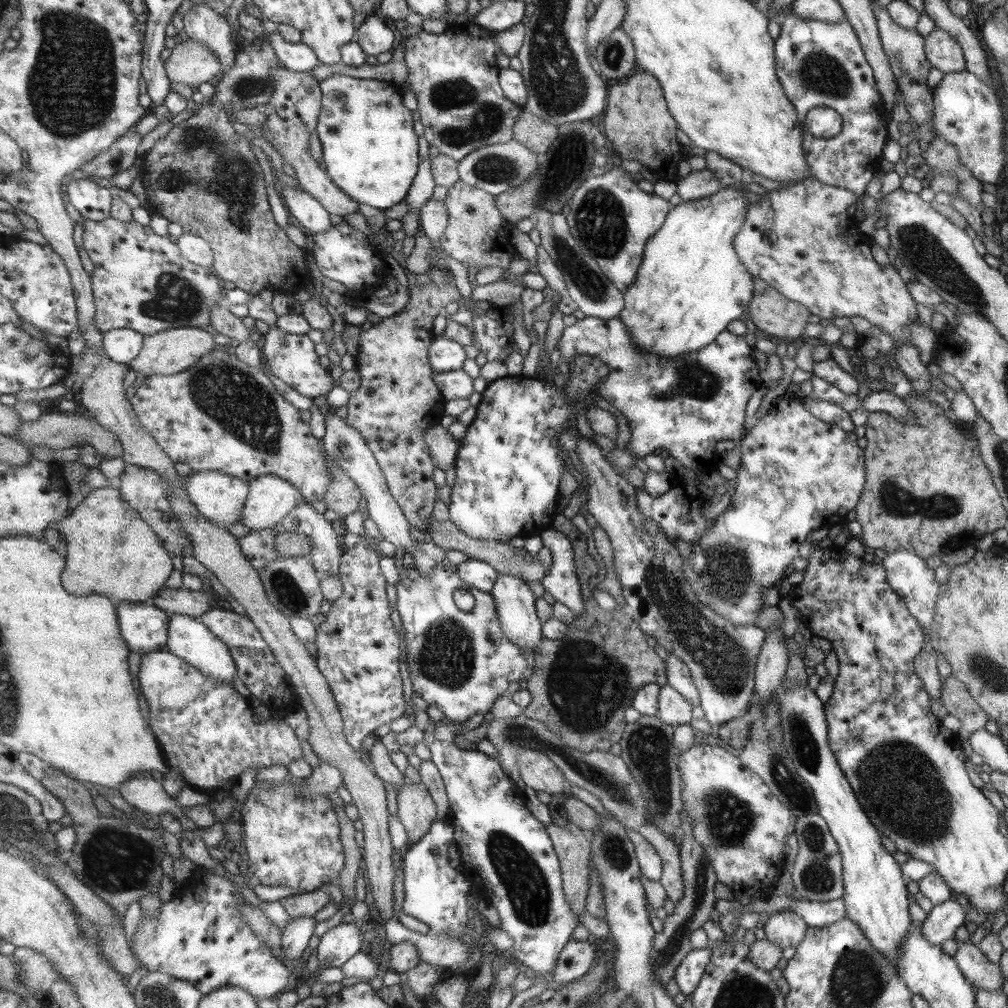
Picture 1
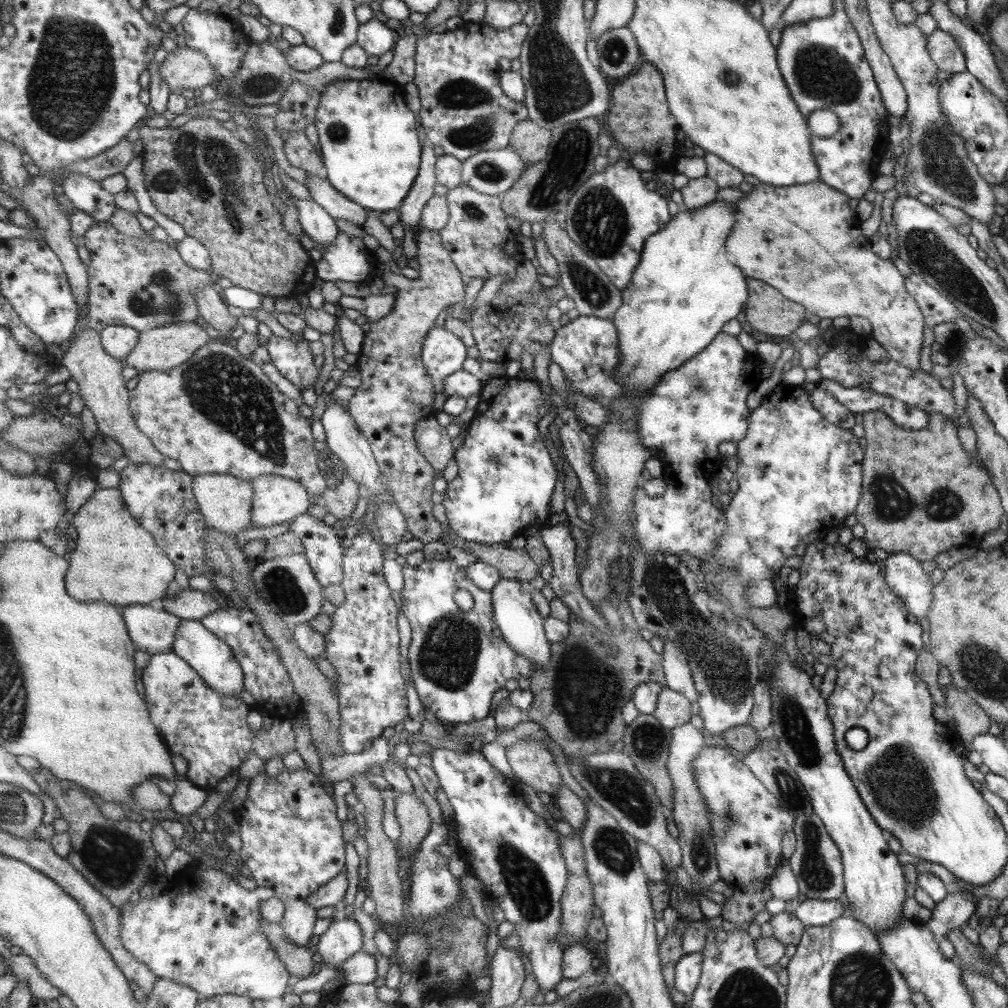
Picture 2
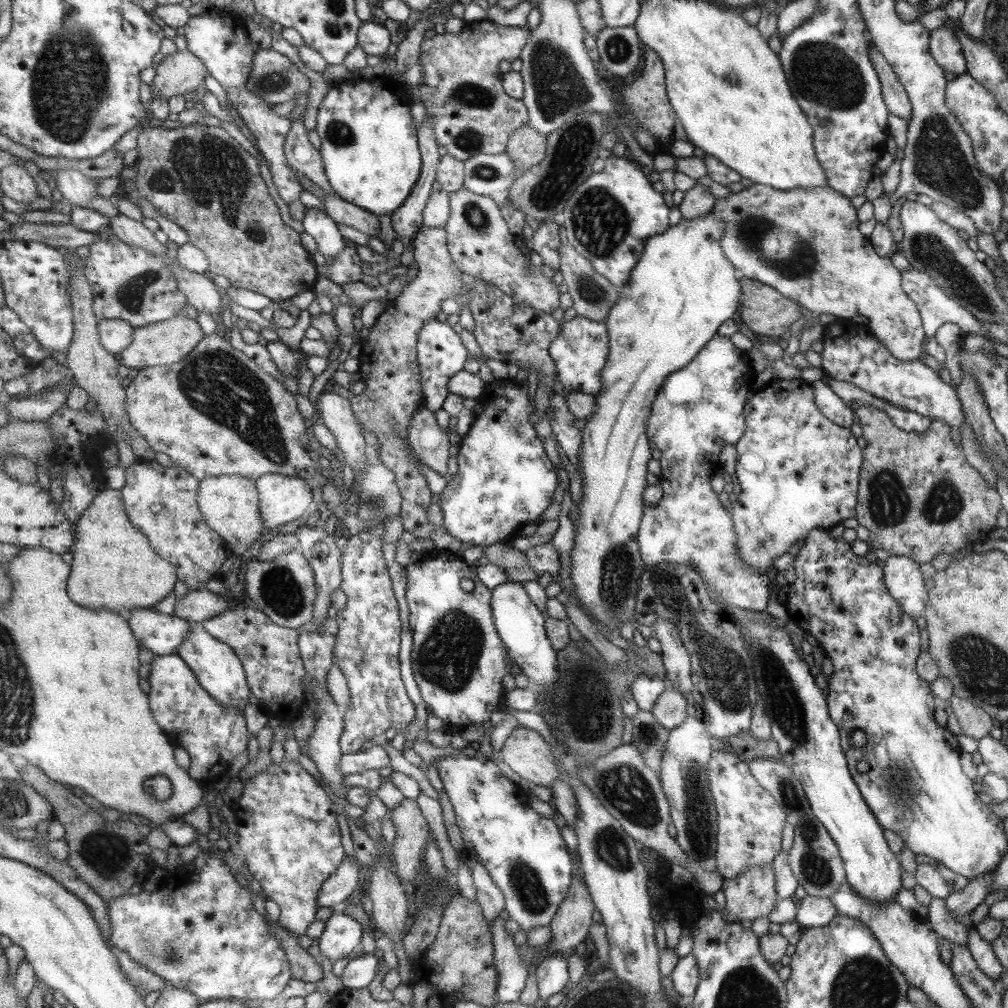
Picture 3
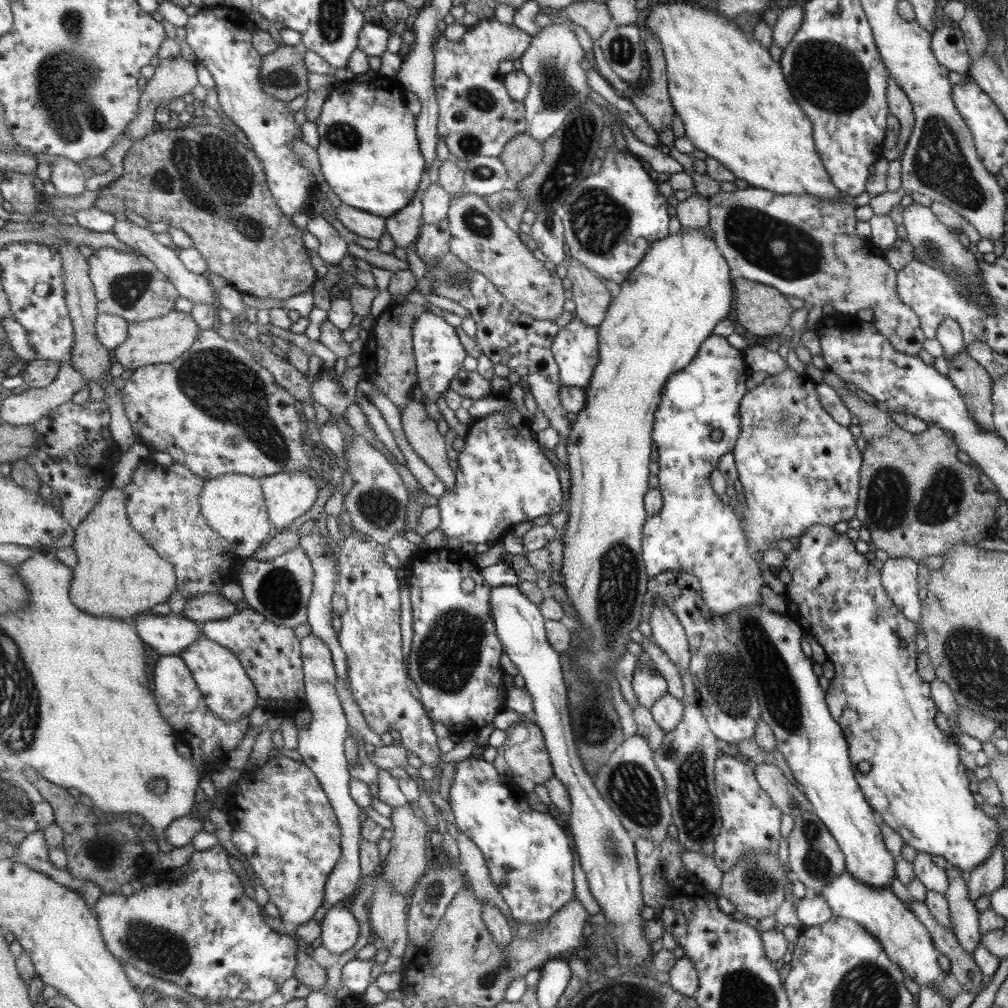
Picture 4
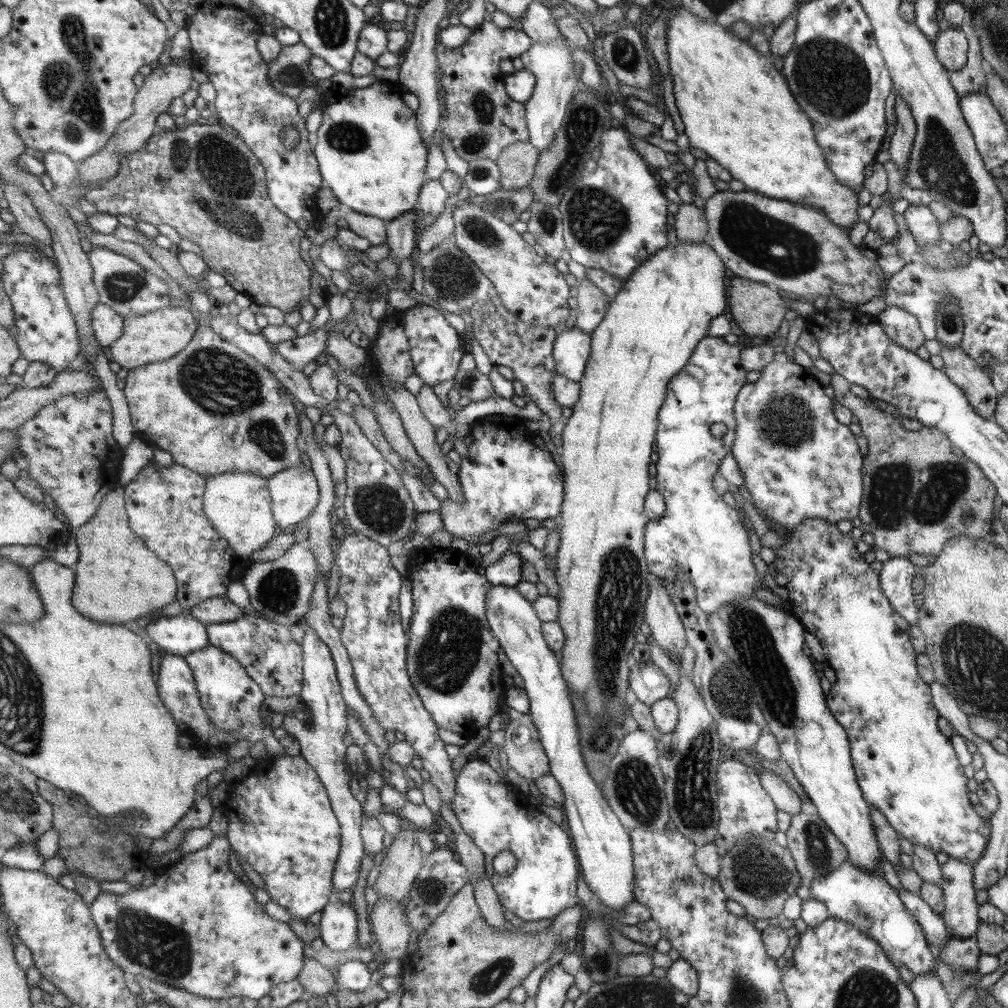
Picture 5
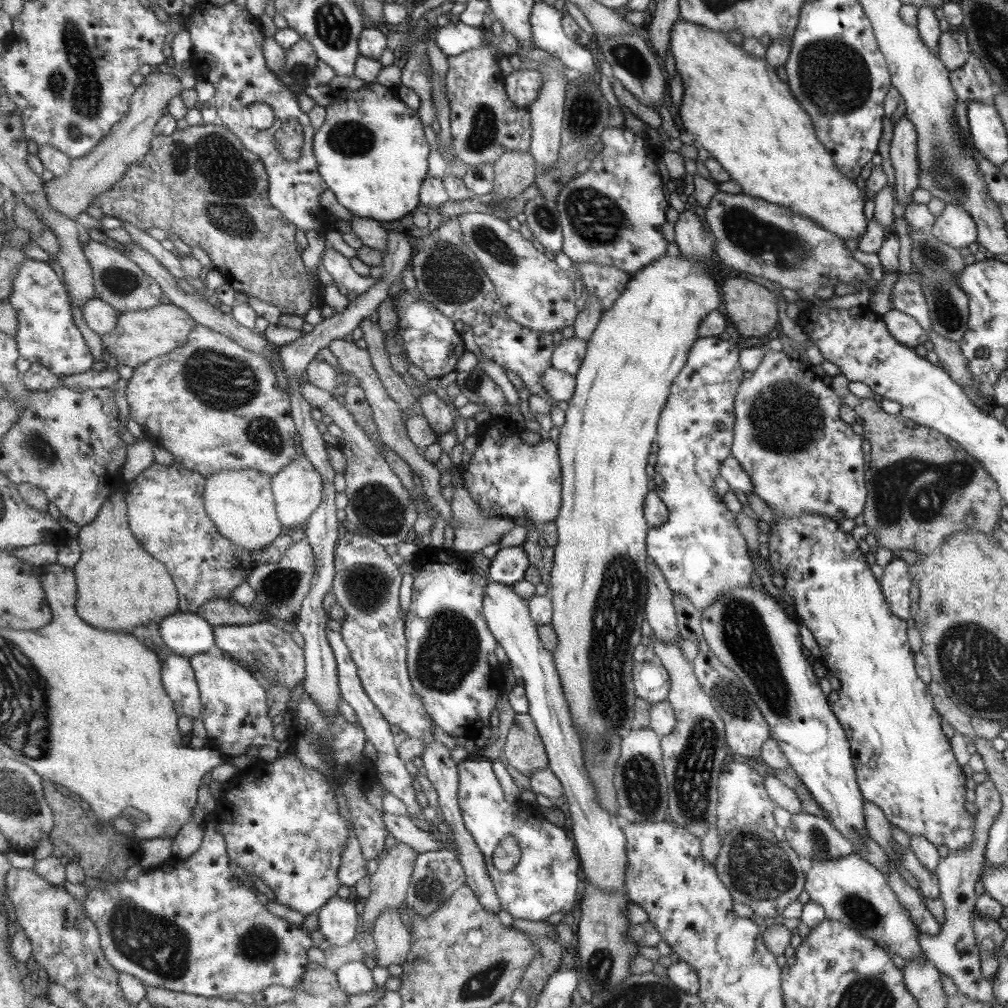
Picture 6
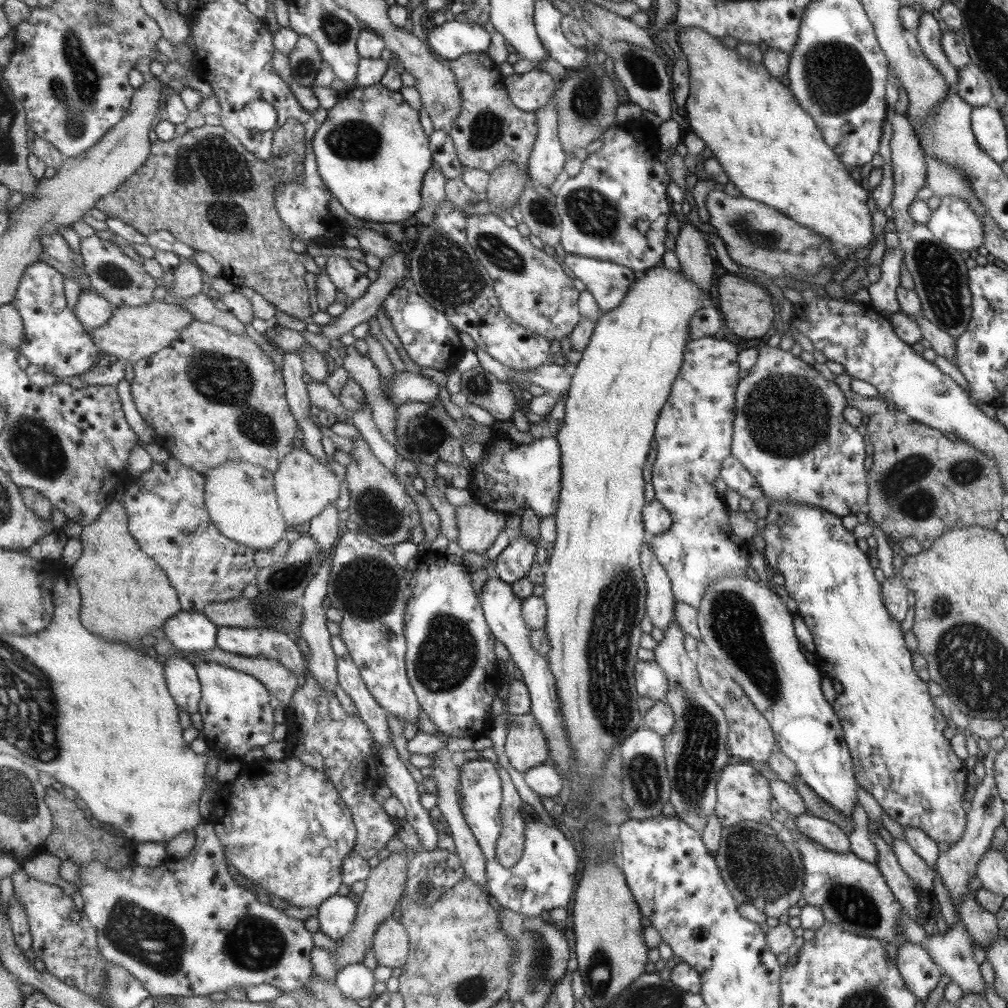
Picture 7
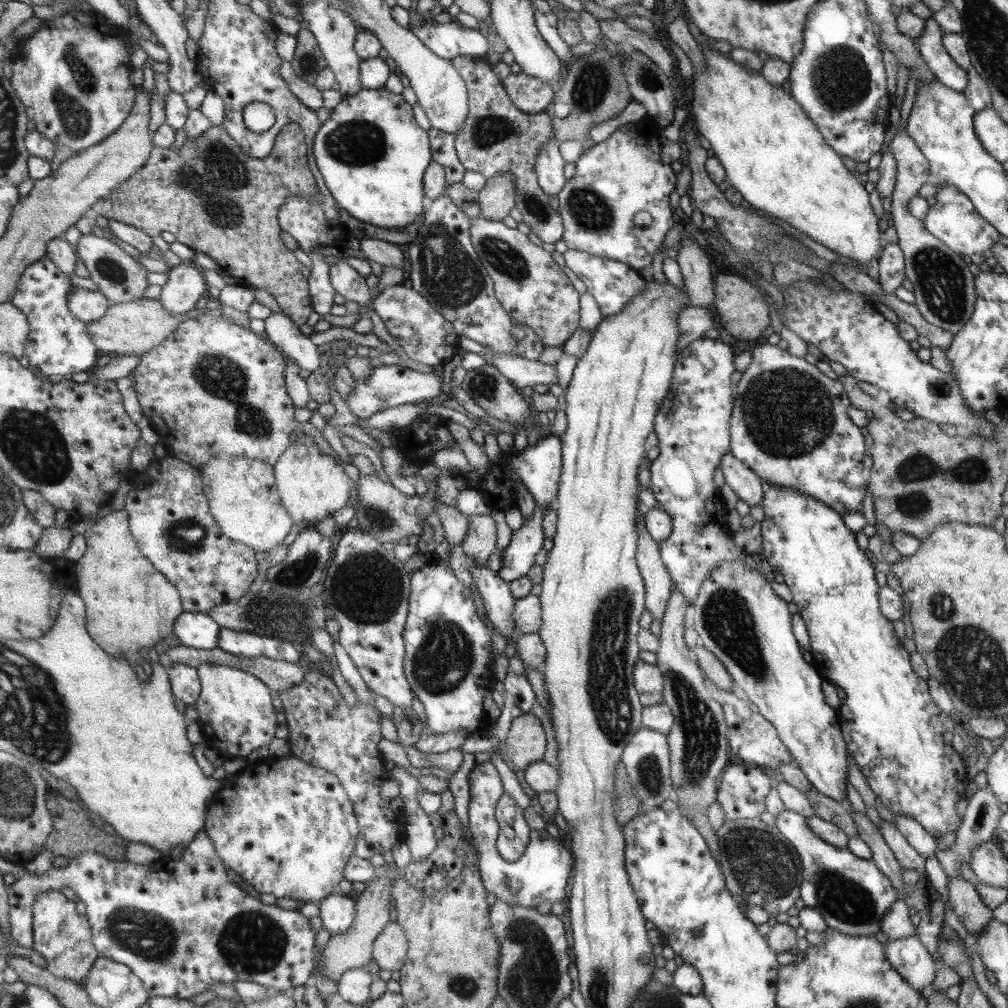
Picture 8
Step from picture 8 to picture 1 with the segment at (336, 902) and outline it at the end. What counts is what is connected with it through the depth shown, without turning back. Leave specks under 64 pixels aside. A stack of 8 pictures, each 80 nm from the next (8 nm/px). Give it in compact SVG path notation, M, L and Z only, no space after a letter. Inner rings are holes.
M340 923L319 937L313 961L320 969L340 967L359 952L361 936L353 923Z

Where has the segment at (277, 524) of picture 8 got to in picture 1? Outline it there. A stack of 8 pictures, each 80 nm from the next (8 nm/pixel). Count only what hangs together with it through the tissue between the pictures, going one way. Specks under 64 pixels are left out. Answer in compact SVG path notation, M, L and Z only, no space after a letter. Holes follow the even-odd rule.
M209 470L189 475L188 495L199 509L199 512L202 512L217 526L226 529L233 522L239 522L249 491L249 482L223 472Z

